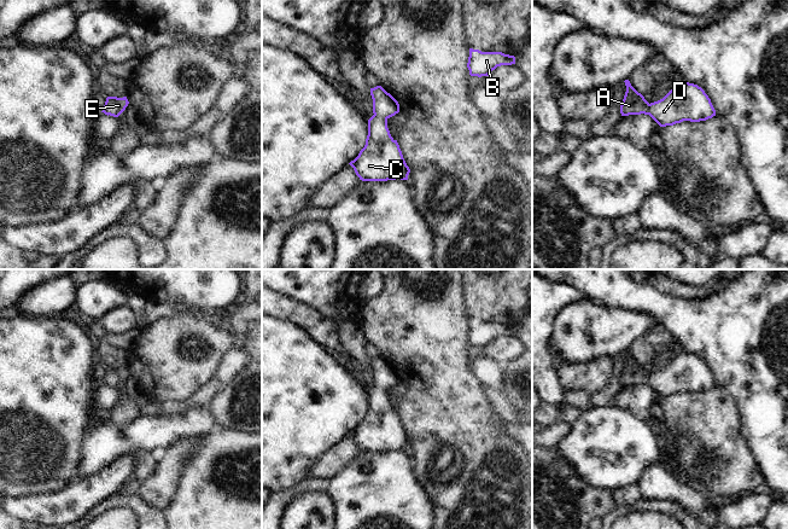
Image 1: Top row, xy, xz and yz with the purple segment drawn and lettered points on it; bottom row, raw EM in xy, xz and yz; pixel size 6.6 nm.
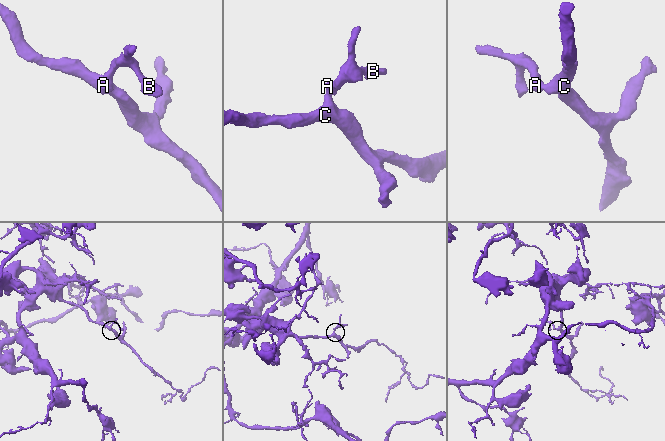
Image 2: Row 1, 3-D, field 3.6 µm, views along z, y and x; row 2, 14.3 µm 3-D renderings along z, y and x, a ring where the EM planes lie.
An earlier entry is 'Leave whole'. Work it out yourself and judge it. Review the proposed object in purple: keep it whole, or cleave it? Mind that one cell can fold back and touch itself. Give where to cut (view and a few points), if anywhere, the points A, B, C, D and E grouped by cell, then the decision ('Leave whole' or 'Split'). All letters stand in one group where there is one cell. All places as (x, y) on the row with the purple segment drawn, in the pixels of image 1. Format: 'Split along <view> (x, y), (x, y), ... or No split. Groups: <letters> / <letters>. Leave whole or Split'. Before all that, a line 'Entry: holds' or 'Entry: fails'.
Entry: holds
No split. Groups: A B C D E. Leave whole.

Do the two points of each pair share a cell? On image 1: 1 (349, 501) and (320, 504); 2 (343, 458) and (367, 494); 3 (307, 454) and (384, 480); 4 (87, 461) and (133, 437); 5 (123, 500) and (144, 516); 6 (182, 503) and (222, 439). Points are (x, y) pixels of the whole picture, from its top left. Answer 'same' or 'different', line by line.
1: different
2: different
3: different
4: same
5: same
6: same

